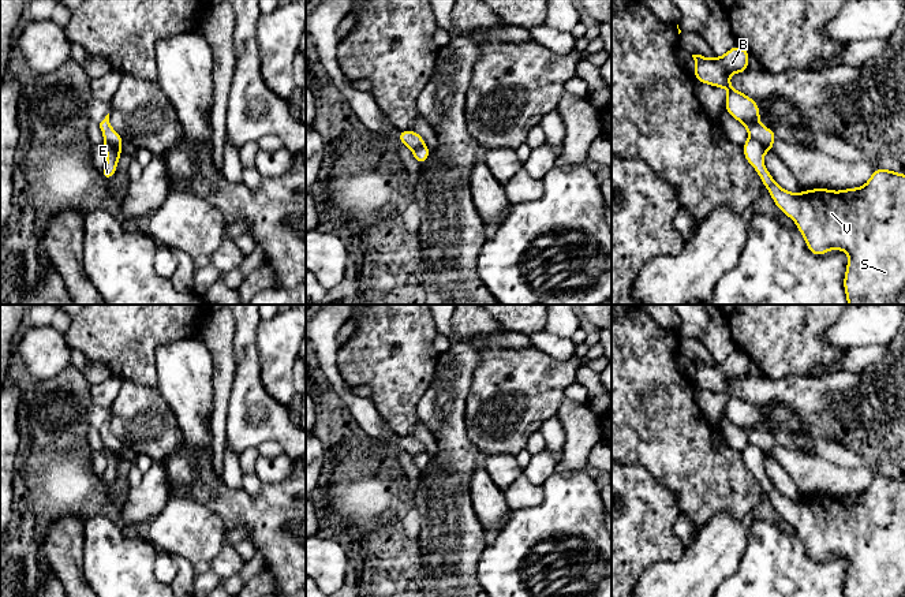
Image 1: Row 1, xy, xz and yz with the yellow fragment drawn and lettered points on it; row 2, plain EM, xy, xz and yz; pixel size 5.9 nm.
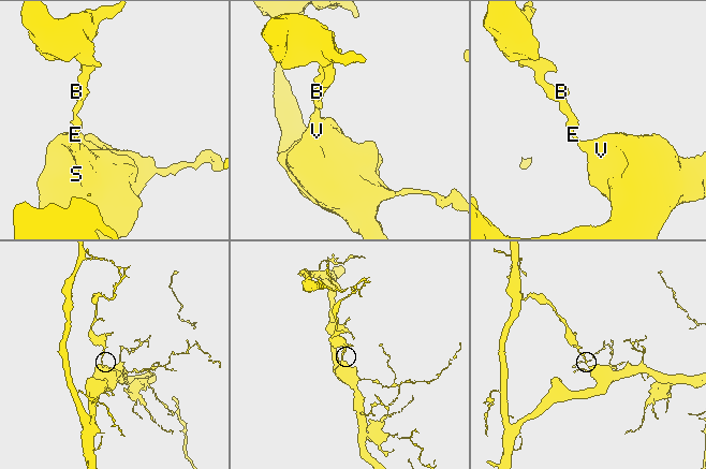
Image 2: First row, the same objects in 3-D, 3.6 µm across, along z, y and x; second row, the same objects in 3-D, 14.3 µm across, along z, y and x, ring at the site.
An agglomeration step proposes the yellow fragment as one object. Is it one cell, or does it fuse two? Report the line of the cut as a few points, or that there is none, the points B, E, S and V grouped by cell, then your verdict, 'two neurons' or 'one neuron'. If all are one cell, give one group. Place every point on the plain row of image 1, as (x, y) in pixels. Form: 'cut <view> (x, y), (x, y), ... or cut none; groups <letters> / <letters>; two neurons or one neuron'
cut xy (105, 446), (118, 456), (119, 463); groups B / E S V; two neurons

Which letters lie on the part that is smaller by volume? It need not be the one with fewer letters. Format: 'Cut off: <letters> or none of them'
Cut off: B

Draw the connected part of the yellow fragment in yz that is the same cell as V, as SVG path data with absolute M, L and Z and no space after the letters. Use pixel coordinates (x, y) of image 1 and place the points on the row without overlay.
M748 444L741 454L778 516L796 527L808 556L814 561L829 556L848 560L845 597L905 597L905 481L879 474L861 493L841 497L814 495L794 500L778 492L766 475L764 454L758 445Z

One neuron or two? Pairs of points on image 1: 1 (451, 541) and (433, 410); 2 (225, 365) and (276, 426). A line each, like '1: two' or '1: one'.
1: one
2: two

